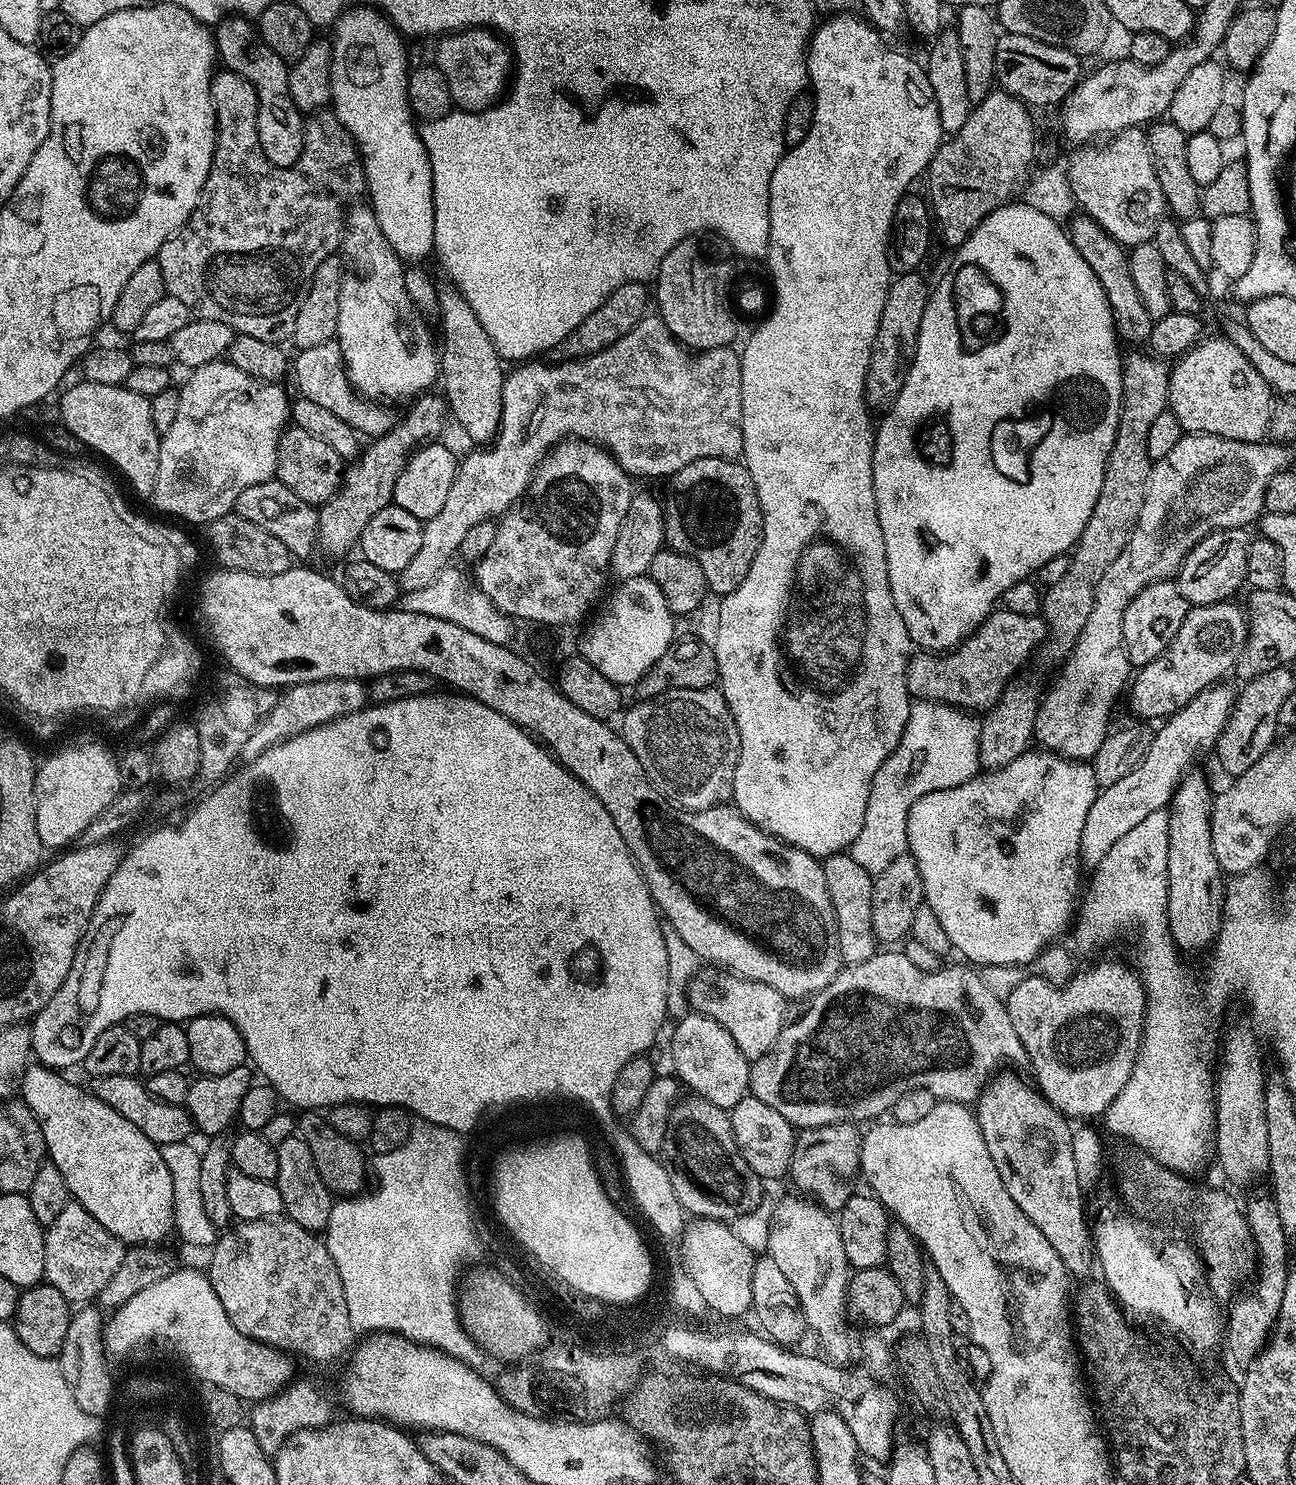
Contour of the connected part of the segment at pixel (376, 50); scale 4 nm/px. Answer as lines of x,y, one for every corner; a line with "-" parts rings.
353,6
342,13
331,32
331,111
336,113
338,122
342,122
342,126
346,126
348,133
356,139
356,148
360,151
360,160
364,164
366,196
369,196
367,199
378,218
378,226
382,226
382,234
386,234
386,242
390,242
401,261
423,261
423,256
431,257
436,247
434,186
428,151
408,104
410,63
408,64
408,52
404,49
405,37
396,31
387,16
367,6

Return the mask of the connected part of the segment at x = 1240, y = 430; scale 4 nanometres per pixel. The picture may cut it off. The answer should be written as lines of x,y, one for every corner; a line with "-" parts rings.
1227,338
1219,339
1201,339
1196,347
1171,365
1168,373
1168,408
1176,415
1178,422
1182,422
1185,433
1261,443
1267,437
1272,417
1272,388
1266,378
1250,366
1250,358
1246,358
1234,342

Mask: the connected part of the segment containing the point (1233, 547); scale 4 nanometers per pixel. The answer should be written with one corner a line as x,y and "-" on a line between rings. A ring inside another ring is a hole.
1227,528
1212,532
1202,542
1198,542
1186,554
1180,563
1178,583
1180,592
1187,599
1189,605
1217,604
1223,600
1232,600
1240,587
1245,587
1248,575
1246,574
1246,554
1250,543
1249,533
1242,528

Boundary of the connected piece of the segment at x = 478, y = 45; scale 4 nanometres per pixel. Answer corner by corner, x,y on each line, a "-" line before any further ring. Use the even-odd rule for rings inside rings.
484,26
461,28
459,32
445,35
437,44
440,45
436,48
434,64
442,70
457,109
481,112
493,107
505,95
514,72
514,61
507,43
495,31

